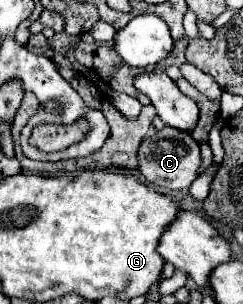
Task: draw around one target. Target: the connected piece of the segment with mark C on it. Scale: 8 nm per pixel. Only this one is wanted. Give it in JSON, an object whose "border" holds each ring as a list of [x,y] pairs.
{"border":[[[164,126],[160,132],[154,136],[146,138],[140,144],[138,152],[138,170],[156,186],[170,188],[170,190],[182,190],[190,188],[190,184],[198,176],[198,168],[202,166],[202,156],[200,156],[200,144],[192,138],[190,132]]]}

